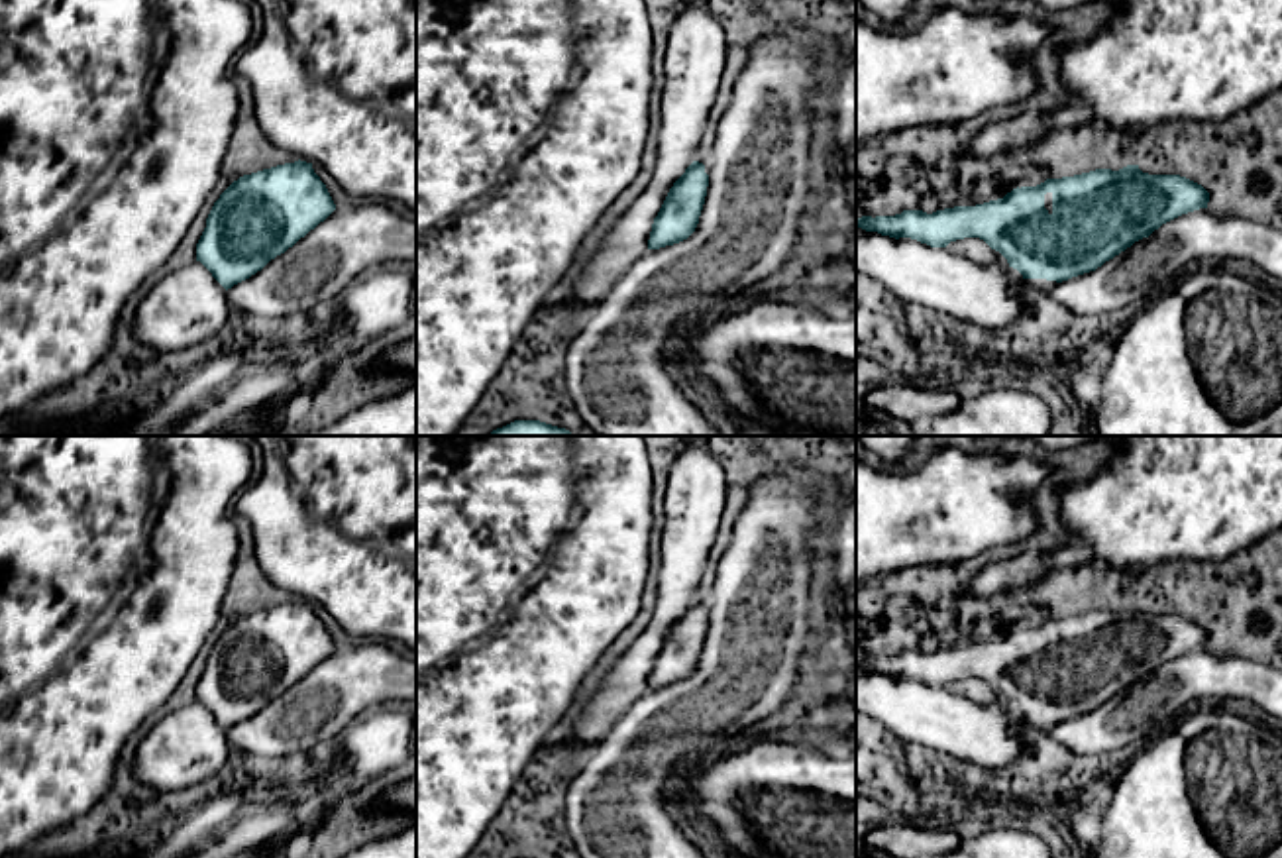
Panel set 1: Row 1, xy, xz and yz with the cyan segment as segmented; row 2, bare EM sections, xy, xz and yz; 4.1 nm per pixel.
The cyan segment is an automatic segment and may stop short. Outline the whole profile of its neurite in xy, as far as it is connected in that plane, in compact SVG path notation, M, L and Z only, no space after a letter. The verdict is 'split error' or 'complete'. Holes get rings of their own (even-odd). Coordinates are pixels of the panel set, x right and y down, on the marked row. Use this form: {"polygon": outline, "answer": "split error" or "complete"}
{"polygon": "M294 161L243 175L214 202L196 261L228 291L261 271L336 204L312 163Z", "answer": "complete"}

